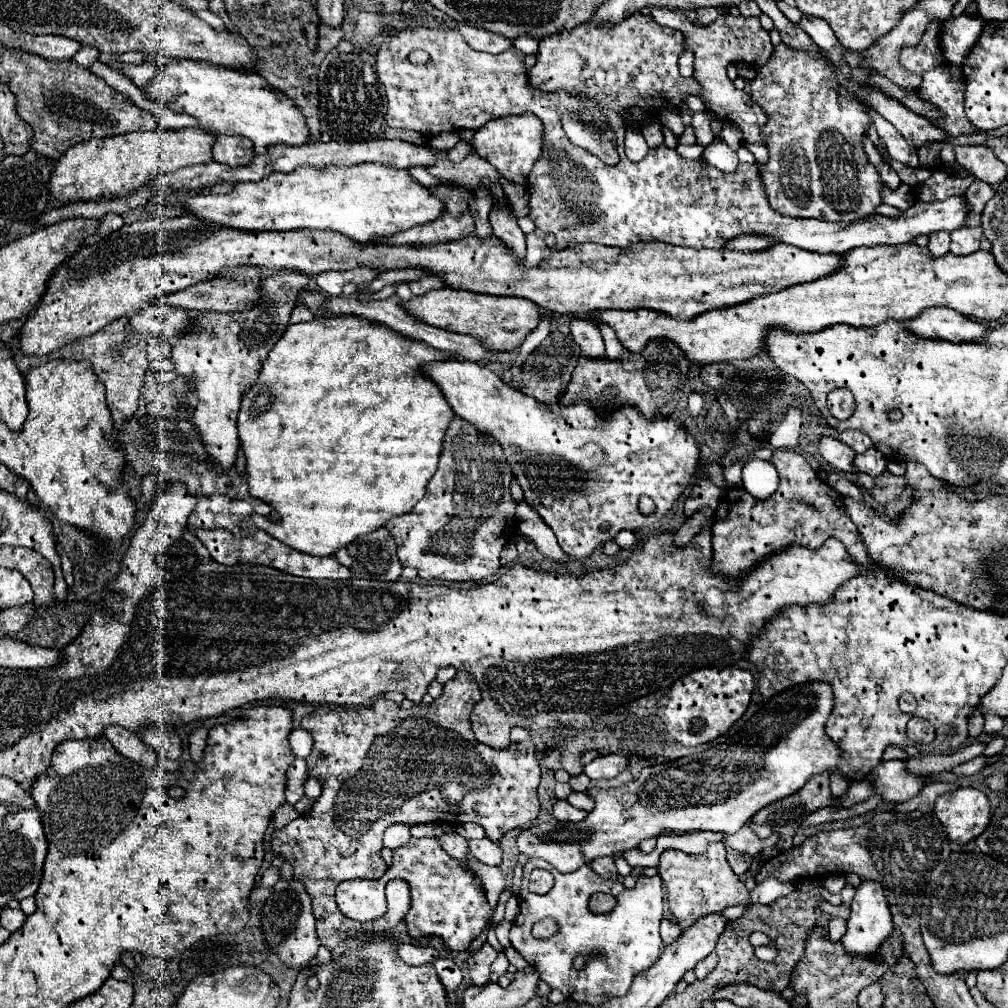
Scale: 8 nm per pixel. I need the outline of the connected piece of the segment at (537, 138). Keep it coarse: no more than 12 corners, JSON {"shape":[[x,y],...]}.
{"shape":[[532,114],[490,120],[472,148],[524,184],[542,150]]}

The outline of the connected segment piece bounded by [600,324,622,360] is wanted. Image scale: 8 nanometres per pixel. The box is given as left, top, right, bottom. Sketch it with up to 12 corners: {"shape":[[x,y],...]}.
{"shape":[[600,324],[600,332],[606,342],[606,356],[616,360],[622,354],[614,330]]}

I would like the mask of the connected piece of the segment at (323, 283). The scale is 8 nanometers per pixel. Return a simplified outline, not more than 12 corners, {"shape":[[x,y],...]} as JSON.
{"shape":[[336,272],[316,276],[328,296],[340,296],[344,280]]}

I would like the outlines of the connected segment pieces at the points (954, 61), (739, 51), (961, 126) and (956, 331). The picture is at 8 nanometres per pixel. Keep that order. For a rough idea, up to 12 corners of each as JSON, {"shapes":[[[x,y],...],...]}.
{"shapes":[[[962,14],[942,22],[940,48],[960,66],[984,28],[980,16]],[[680,10],[652,18],[680,30],[694,56],[770,56],[758,18],[720,14],[710,26]],[[948,66],[924,72],[918,98],[950,136],[978,134],[964,116],[964,80]],[[948,308],[906,320],[914,336],[978,340],[990,328]]]}

